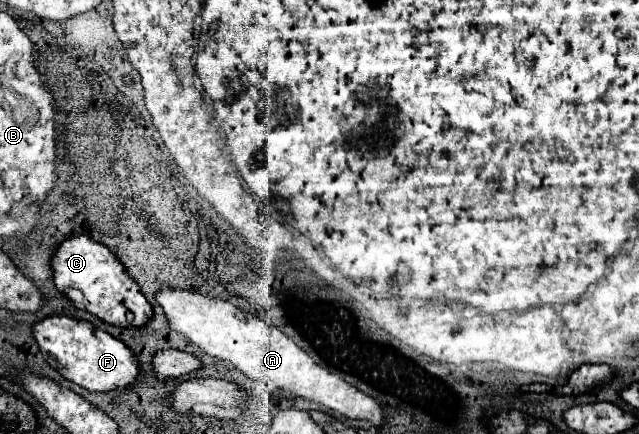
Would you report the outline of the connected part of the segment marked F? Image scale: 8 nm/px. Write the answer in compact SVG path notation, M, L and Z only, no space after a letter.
M50 316L34 326L34 338L40 344L40 352L46 362L56 368L66 380L86 388L88 392L112 392L134 388L140 376L140 362L136 354L120 340L104 330L94 328L90 322Z

